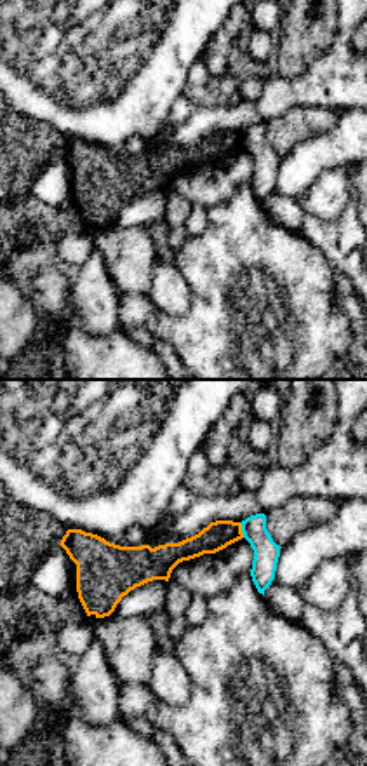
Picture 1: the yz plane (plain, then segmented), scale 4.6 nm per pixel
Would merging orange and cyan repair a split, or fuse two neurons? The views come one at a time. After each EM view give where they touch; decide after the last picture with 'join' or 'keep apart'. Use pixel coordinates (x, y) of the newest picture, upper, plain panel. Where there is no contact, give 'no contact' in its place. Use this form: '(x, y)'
(240, 140)

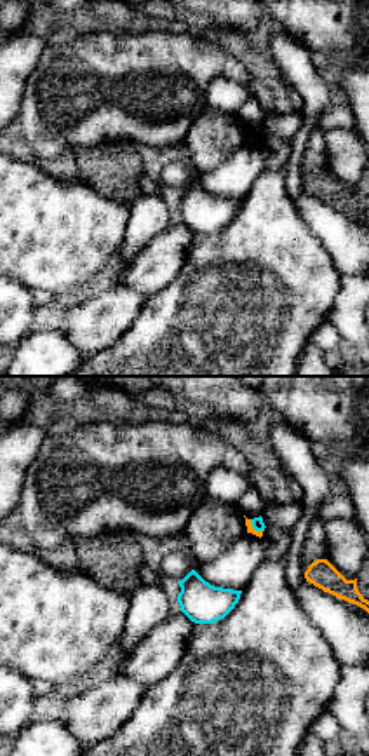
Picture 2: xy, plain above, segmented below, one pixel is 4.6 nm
(253, 138)

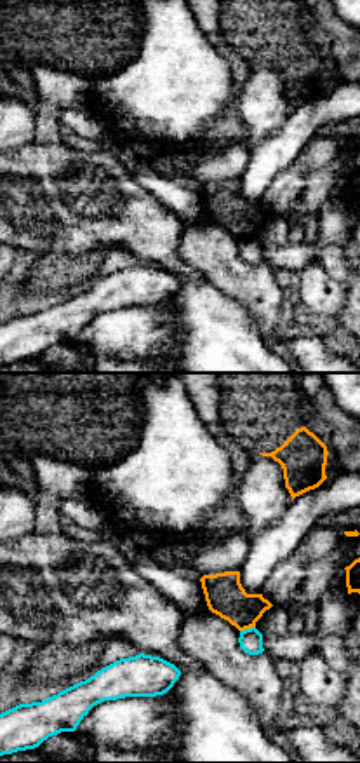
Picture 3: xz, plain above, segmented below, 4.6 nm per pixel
(247, 237)

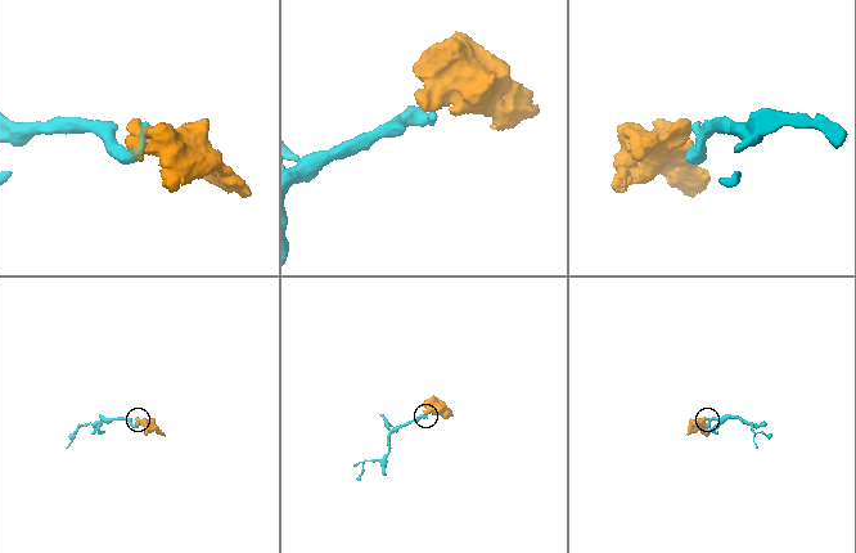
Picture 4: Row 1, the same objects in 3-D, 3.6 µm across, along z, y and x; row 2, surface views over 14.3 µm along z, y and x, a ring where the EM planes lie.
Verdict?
keep apart

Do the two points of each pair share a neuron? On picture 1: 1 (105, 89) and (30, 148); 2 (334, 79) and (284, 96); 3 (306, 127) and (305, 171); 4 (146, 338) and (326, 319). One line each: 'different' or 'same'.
1: different
2: same
3: different
4: different

